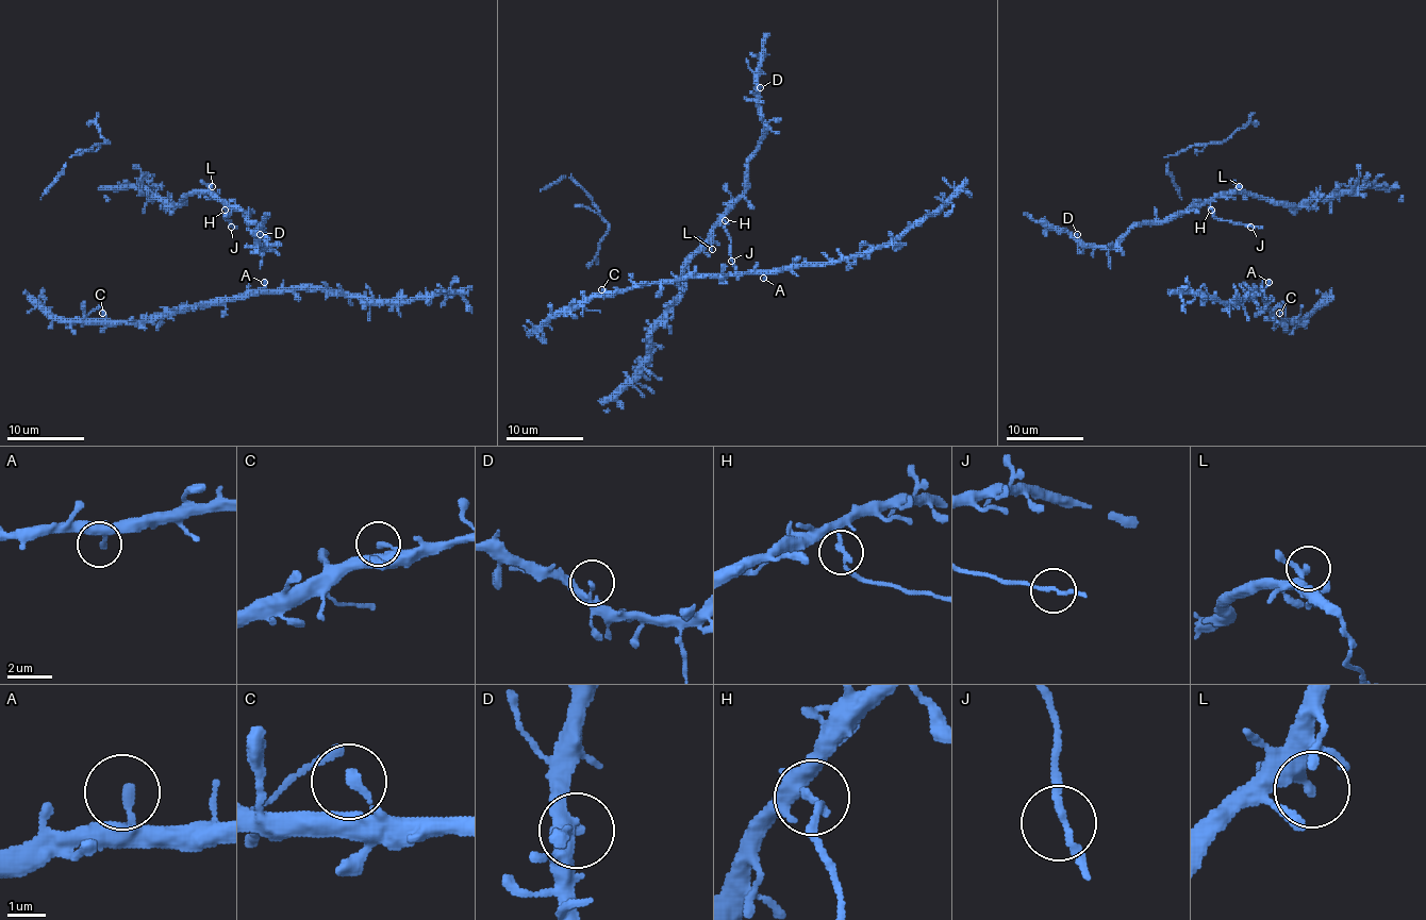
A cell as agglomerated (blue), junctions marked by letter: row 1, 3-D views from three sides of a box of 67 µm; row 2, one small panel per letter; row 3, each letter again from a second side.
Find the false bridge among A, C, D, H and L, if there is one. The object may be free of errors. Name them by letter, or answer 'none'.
H

